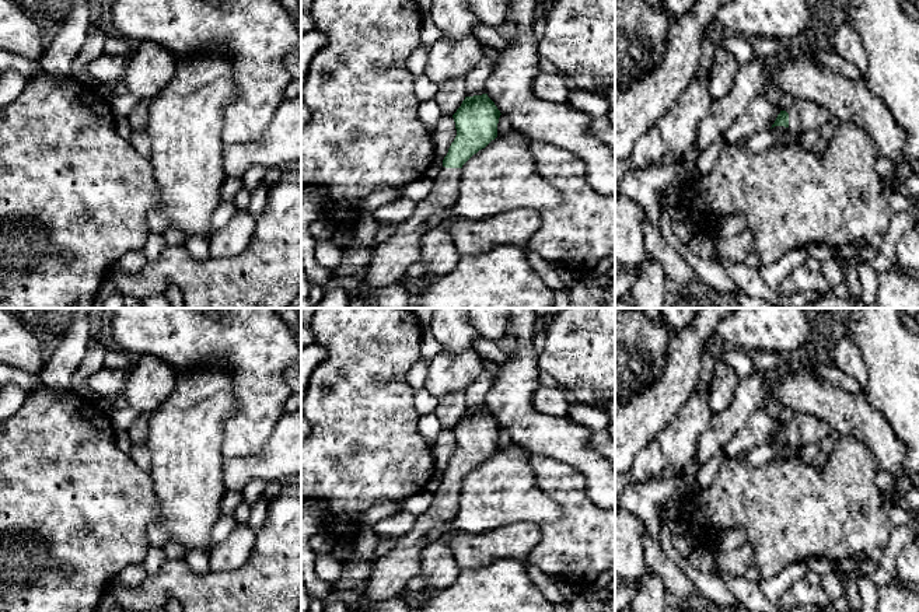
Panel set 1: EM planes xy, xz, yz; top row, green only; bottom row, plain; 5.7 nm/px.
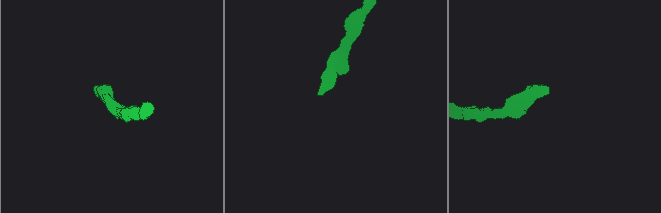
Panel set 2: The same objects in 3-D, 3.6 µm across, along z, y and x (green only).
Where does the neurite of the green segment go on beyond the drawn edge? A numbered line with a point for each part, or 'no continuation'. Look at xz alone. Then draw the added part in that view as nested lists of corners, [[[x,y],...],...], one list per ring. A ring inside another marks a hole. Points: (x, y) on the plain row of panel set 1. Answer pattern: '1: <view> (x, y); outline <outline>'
1: xz (390, 574); outline [[[441,480],[430,508],[416,517],[410,532],[399,536],[395,546],[373,569],[363,595],[373,602],[399,598],[406,584],[422,574],[422,552],[427,534],[437,525],[451,524],[460,507],[462,482]]]

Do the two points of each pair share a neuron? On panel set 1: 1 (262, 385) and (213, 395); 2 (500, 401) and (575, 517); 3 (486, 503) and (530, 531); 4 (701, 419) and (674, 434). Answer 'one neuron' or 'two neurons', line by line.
1: two neurons
2: two neurons
3: two neurons
4: one neuron

